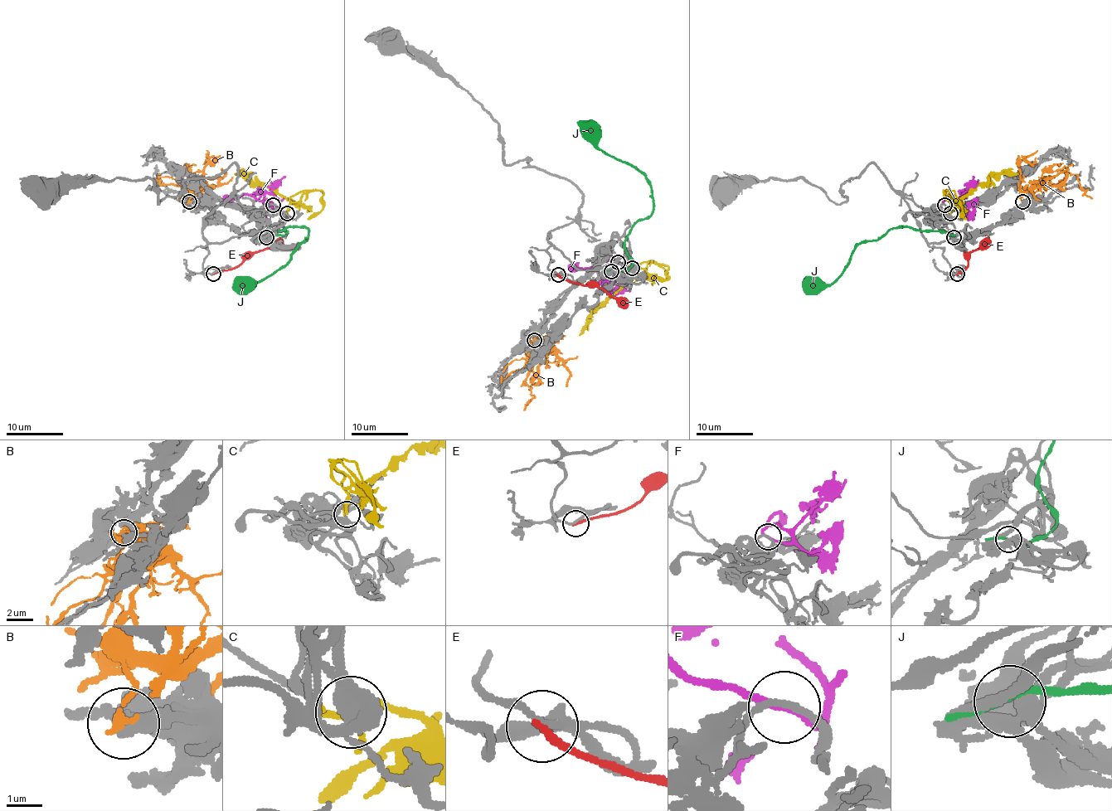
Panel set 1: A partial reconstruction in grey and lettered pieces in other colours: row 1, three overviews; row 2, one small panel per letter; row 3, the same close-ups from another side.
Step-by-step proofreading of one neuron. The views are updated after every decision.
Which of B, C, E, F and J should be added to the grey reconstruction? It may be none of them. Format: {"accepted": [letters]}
{"accepted": ["C"]}

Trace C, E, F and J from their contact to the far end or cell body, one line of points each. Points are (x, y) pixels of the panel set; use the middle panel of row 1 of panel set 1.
C: (633, 268), (644, 270), (629, 278), (594, 311), (580, 335)
E: (558, 274), (584, 284), (597, 284), (623, 306), (627, 306)
F: (619, 262), (624, 279), (611, 290), (611, 278), (615, 274)
J: (611, 270), (624, 272), (633, 264), (625, 238), (653, 211), (651, 186), (641, 172), (599, 150), (580, 120)

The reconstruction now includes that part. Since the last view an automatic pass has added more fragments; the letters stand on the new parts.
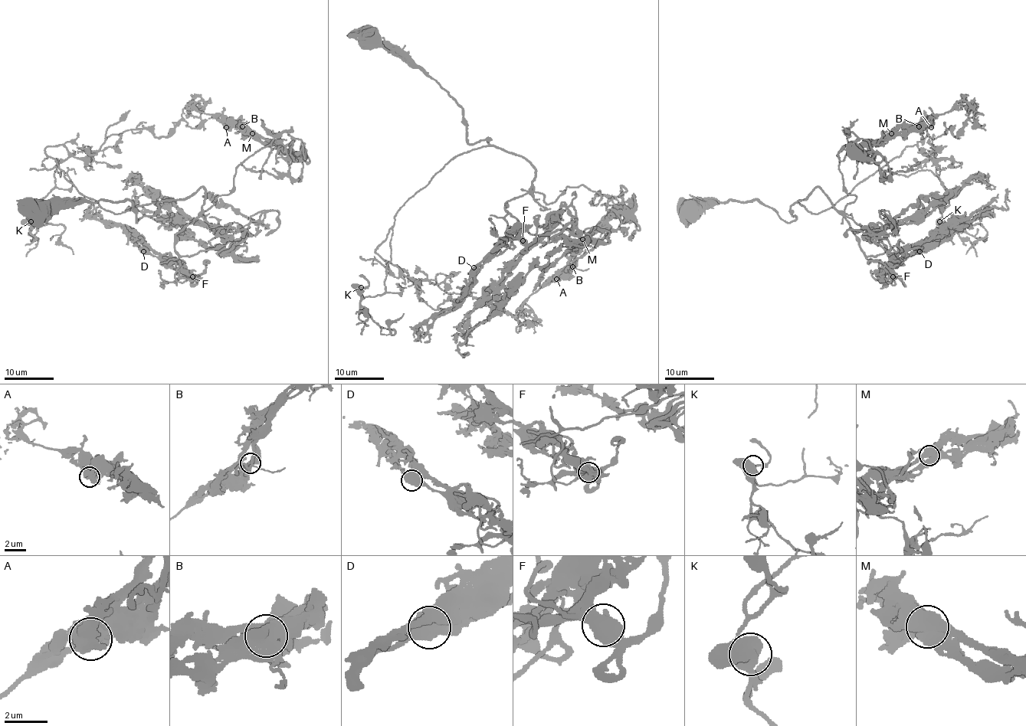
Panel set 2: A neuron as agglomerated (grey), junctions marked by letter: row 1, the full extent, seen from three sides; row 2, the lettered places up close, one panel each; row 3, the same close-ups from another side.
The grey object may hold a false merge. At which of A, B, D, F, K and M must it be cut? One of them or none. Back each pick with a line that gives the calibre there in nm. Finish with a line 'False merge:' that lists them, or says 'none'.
False merge: none

